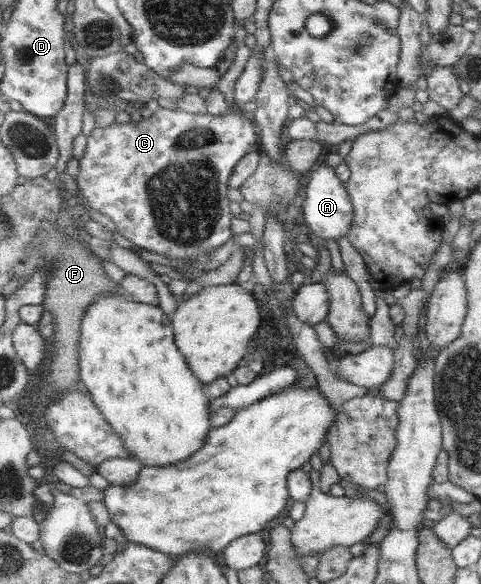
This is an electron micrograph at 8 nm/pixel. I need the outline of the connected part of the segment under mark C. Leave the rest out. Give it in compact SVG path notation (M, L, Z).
M161 107L147 119L133 115L131 120L124 125L119 125L119 123L113 123L109 126L95 125L91 134L87 136L87 147L82 159L79 160L79 171L76 178L77 186L79 186L81 194L87 200L87 204L99 213L108 216L116 224L117 231L134 245L149 252L172 256L172 258L205 257L205 252L215 251L219 246L223 246L234 234L231 231L231 220L235 216L231 214L229 198L227 198L227 192L229 192L230 188L230 176L234 174L239 161L252 150L258 148L259 140L260 137L255 132L255 125L249 122L241 111L228 109L225 114L215 116L209 112L207 114L195 114L181 108L167 109Z

